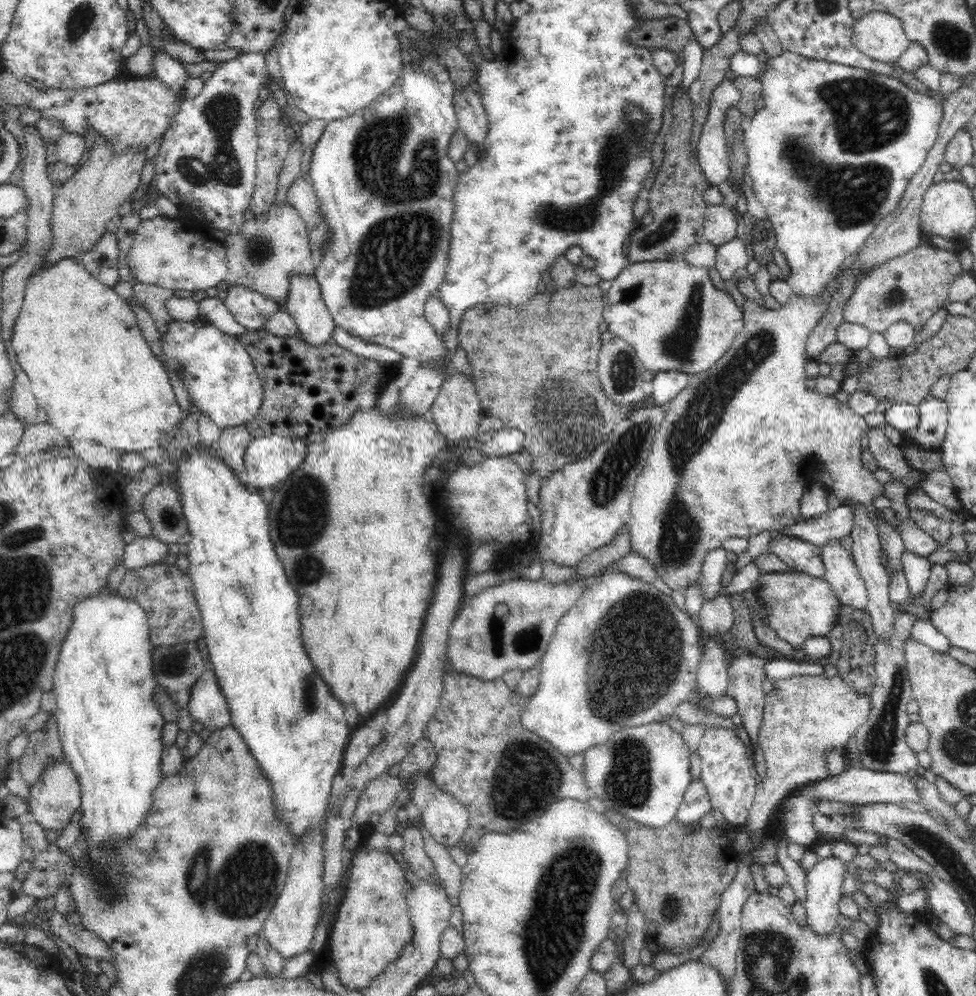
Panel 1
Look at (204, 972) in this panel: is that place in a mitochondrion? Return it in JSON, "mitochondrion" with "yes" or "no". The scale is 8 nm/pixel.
{"mitochondrion":"yes"}

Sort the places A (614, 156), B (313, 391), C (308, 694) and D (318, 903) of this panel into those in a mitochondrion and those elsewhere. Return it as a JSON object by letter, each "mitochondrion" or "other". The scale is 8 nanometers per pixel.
{"A":"mitochondrion","B":"other","C":"mitochondrion","D":"other"}

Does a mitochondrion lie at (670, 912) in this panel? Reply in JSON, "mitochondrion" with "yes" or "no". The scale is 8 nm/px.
{"mitochondrion":"yes"}

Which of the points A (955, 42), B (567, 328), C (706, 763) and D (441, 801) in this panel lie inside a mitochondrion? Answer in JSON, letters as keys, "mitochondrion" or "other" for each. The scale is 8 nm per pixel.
{"A":"mitochondrion","B":"other","C":"other","D":"other"}

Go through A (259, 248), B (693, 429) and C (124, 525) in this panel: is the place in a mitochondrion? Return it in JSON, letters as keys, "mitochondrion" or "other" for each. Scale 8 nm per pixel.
{"A":"mitochondrion","B":"mitochondrion","C":"other"}

